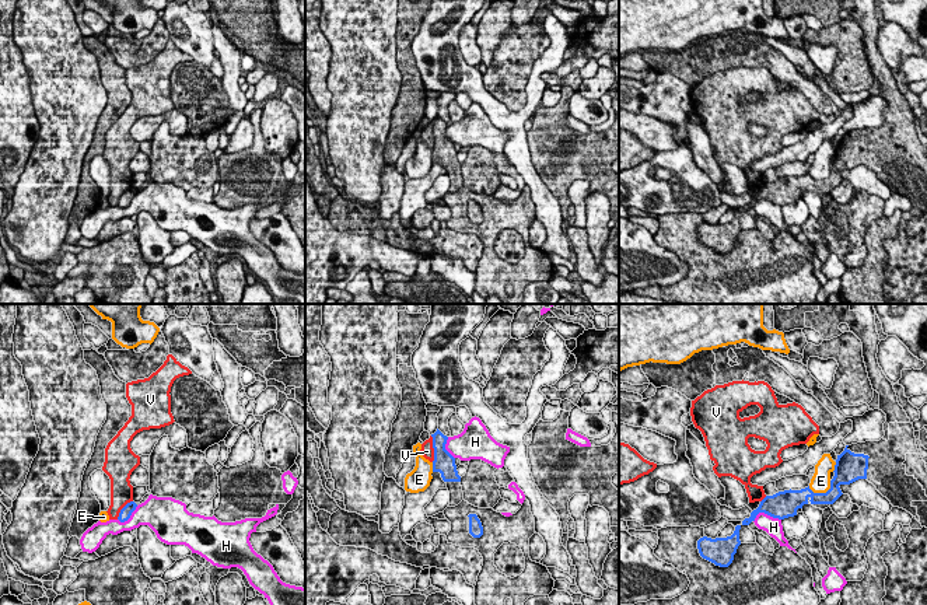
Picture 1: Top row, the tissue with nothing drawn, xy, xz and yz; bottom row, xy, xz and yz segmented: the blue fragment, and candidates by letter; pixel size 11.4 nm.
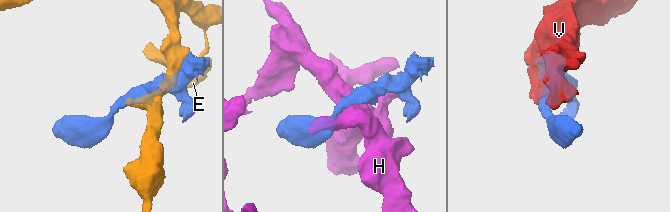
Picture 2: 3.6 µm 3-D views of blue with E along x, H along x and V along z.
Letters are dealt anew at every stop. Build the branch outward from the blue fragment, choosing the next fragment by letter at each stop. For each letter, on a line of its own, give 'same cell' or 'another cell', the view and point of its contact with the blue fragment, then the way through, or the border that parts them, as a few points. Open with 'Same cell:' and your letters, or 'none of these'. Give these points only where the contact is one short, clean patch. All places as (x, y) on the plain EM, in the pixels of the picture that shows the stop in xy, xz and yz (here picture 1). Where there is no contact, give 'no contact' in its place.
Same cell: none of these
E: another cell; contact yz (822, 179)
H: another cell; contact yz (768, 200); border yz (754, 205), (759, 199), (766, 199), (780, 206)
V: another cell; contact xz (433, 133)

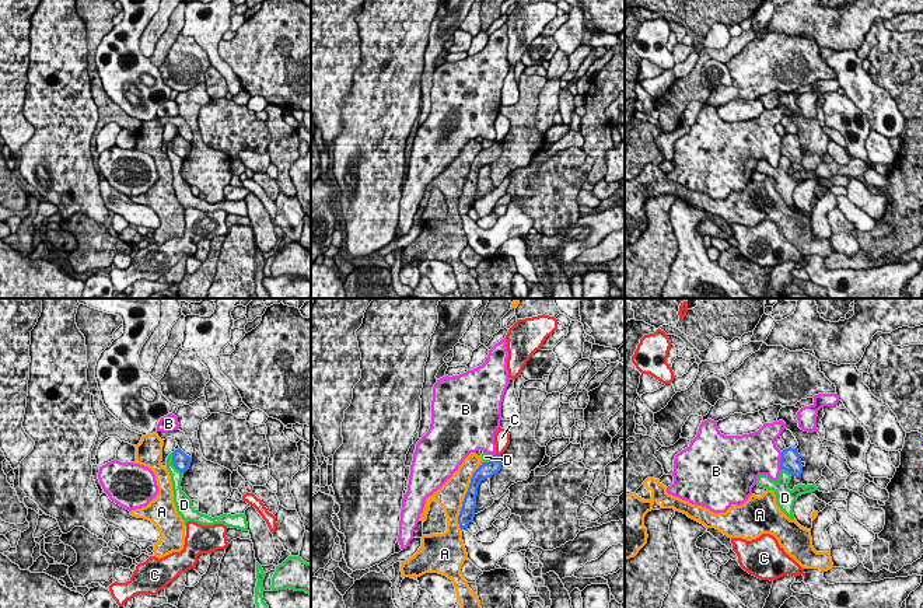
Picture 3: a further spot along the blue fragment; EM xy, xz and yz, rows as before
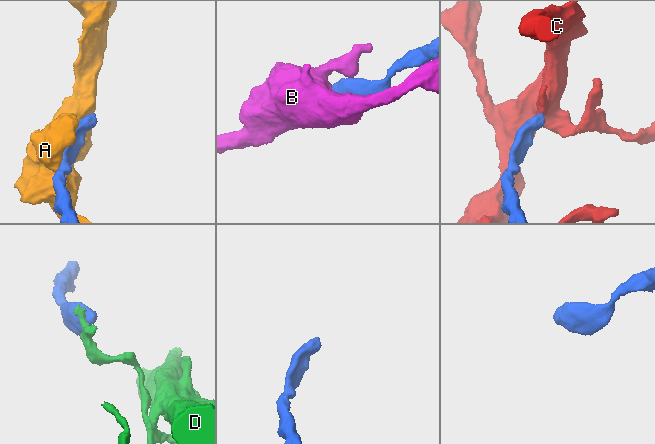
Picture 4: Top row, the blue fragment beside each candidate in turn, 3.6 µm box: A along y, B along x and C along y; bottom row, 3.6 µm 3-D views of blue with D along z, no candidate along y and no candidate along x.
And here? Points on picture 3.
Same cell: none of these
A: another cell; contact xz (465, 182)
B: another cell; contact yz (780, 147); border yz (782, 137), (780, 156)
C: another cell; contact xz (499, 142); border xz (496, 139), (500, 142)
D: another cell; contact xy (174, 150)

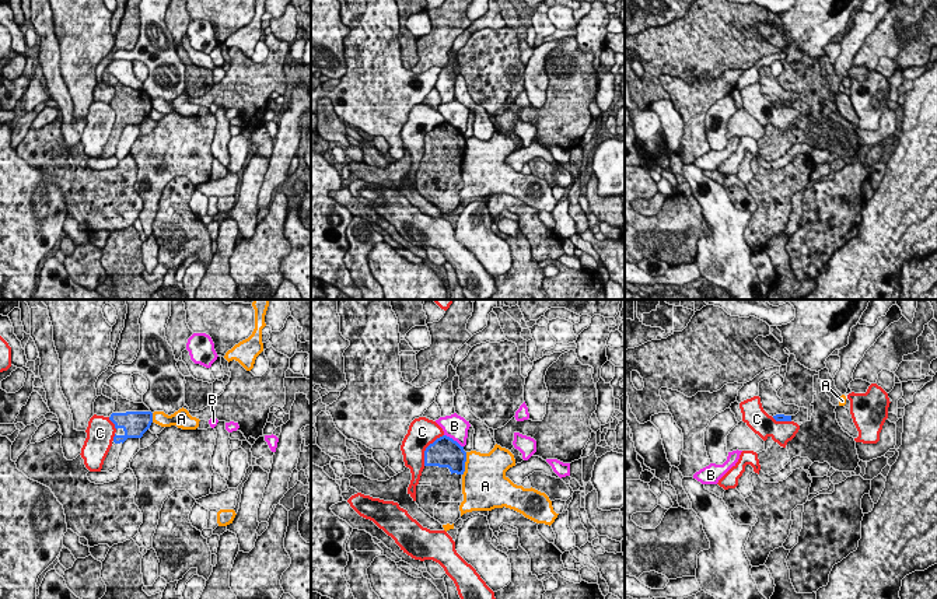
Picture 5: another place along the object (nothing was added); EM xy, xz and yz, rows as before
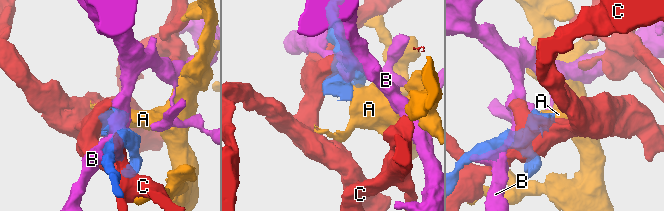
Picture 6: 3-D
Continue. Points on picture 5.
Same cell: none of these
A: another cell; contact xz (464, 150); border xz (467, 139), (462, 161)
B: another cell; contact xz (453, 126)
C: another cell; contact xz (426, 135)

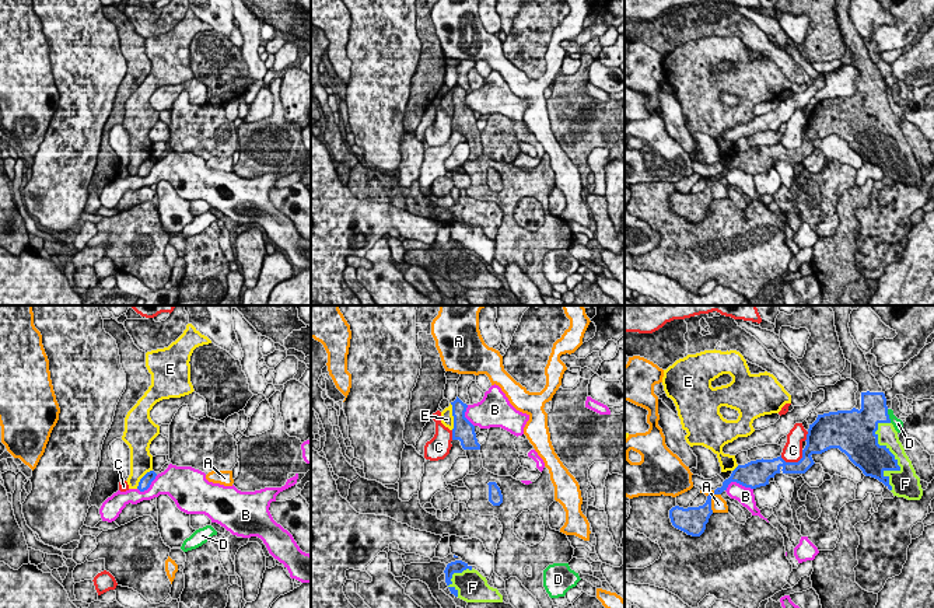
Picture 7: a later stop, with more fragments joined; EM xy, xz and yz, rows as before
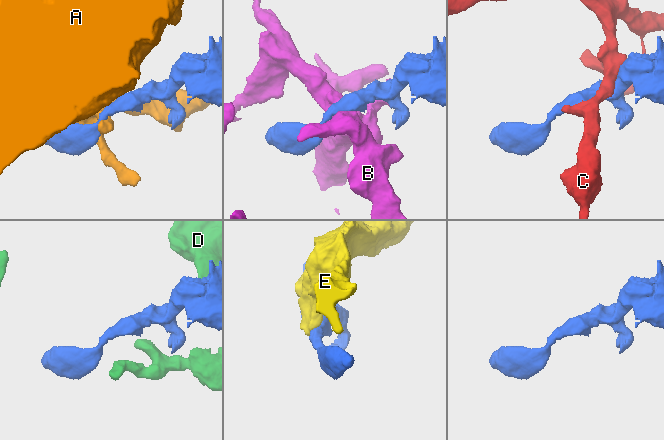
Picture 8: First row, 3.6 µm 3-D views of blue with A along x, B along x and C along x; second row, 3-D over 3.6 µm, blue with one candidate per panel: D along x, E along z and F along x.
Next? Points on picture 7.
Same cell: F
A: another cell; contact yz (710, 188); border yz (714, 177), (712, 198)
B: another cell; contact yz (740, 170); border yz (726, 174), (731, 168), (738, 168), (752, 175)
C: another cell; contact yz (794, 149)
D: another cell; contact yz (888, 102)
E: another cell; contact xz (452, 101)
F: same cell; contact yz (896, 147)

